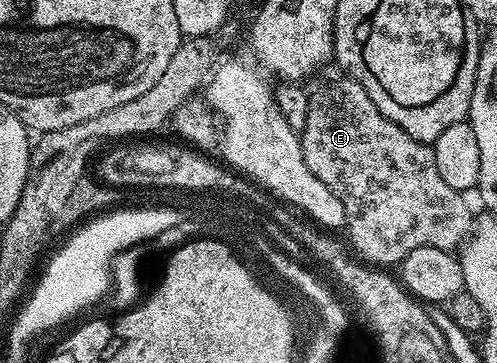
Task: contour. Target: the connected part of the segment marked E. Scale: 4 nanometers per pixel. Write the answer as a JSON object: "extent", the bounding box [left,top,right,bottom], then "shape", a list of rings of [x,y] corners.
{"extent":[300,76,476,268],"shape":[[[349,76],[319,88],[309,95],[308,120],[300,131],[304,164],[344,204],[346,213],[345,233],[350,233],[349,245],[359,259],[378,268],[397,267],[412,252],[412,248],[444,248],[457,251],[469,239],[476,218],[470,215],[463,191],[448,188],[436,168],[433,149],[427,143],[412,140],[404,128],[388,120],[372,104],[372,96],[360,88]]]}

